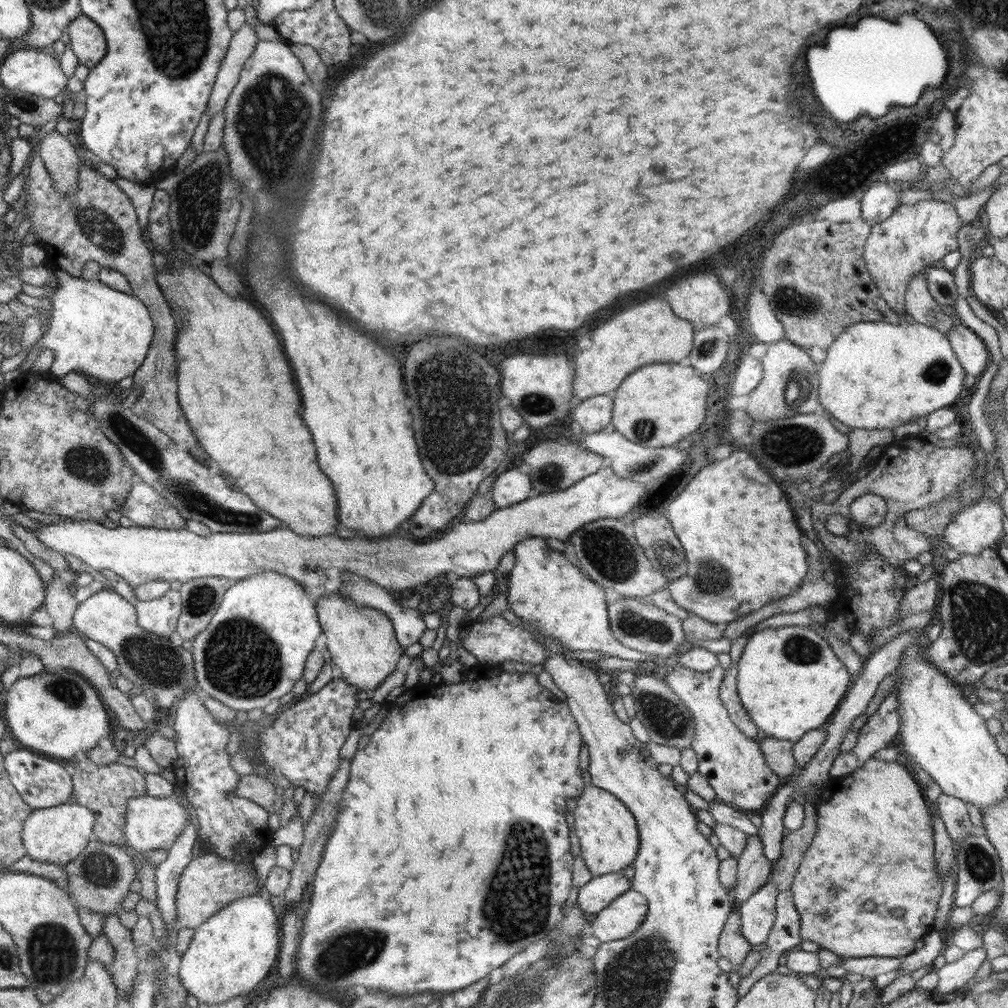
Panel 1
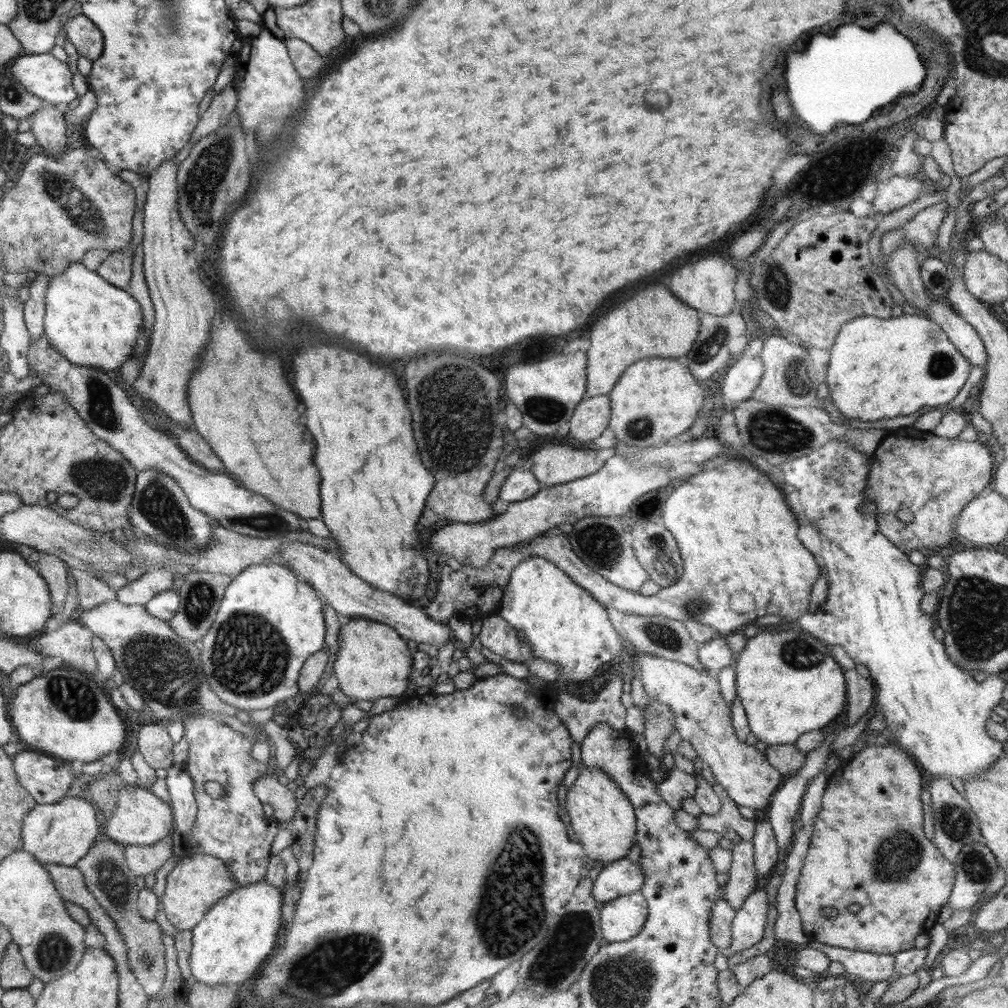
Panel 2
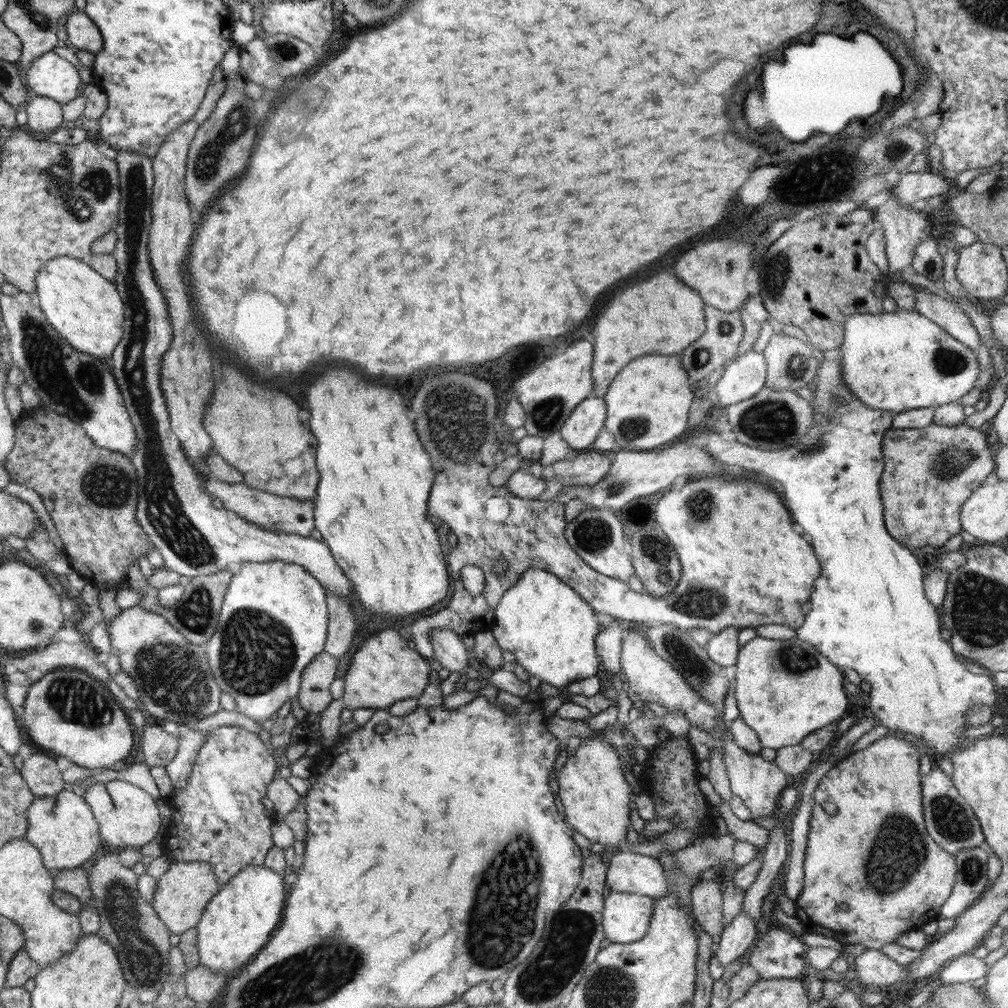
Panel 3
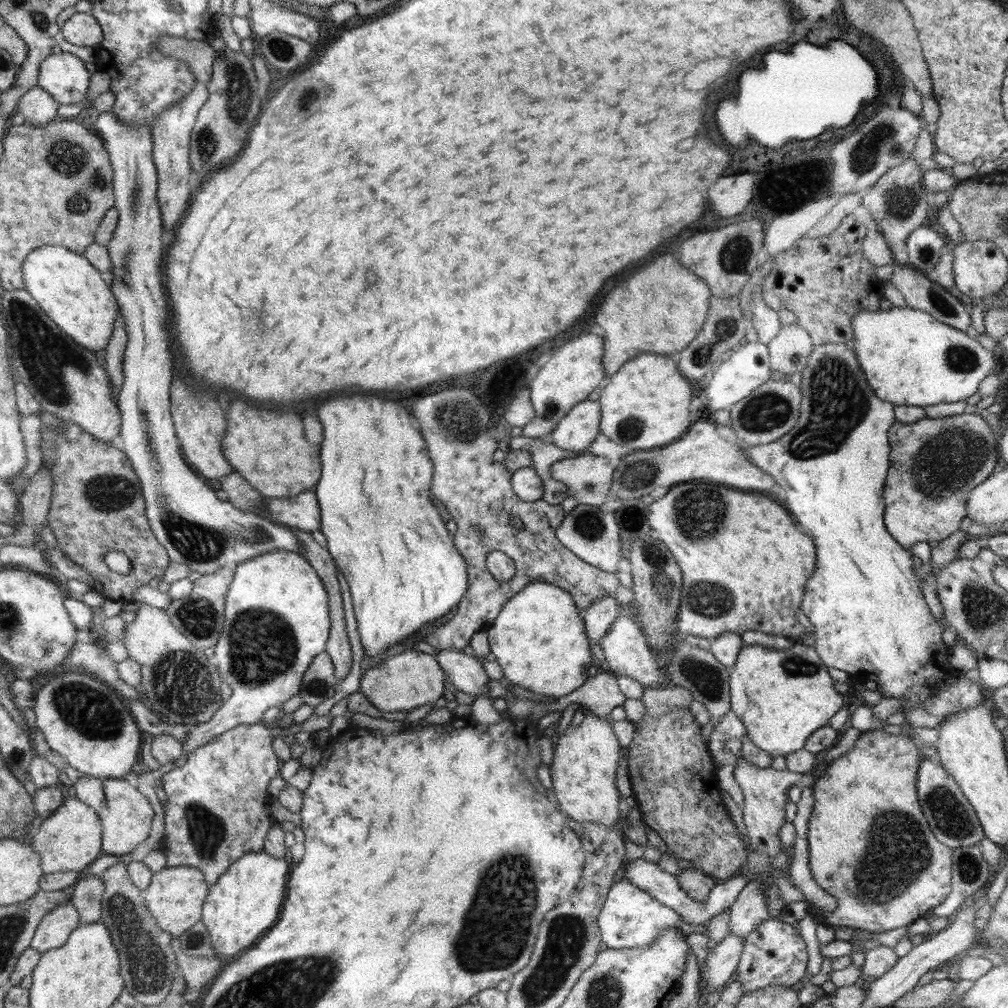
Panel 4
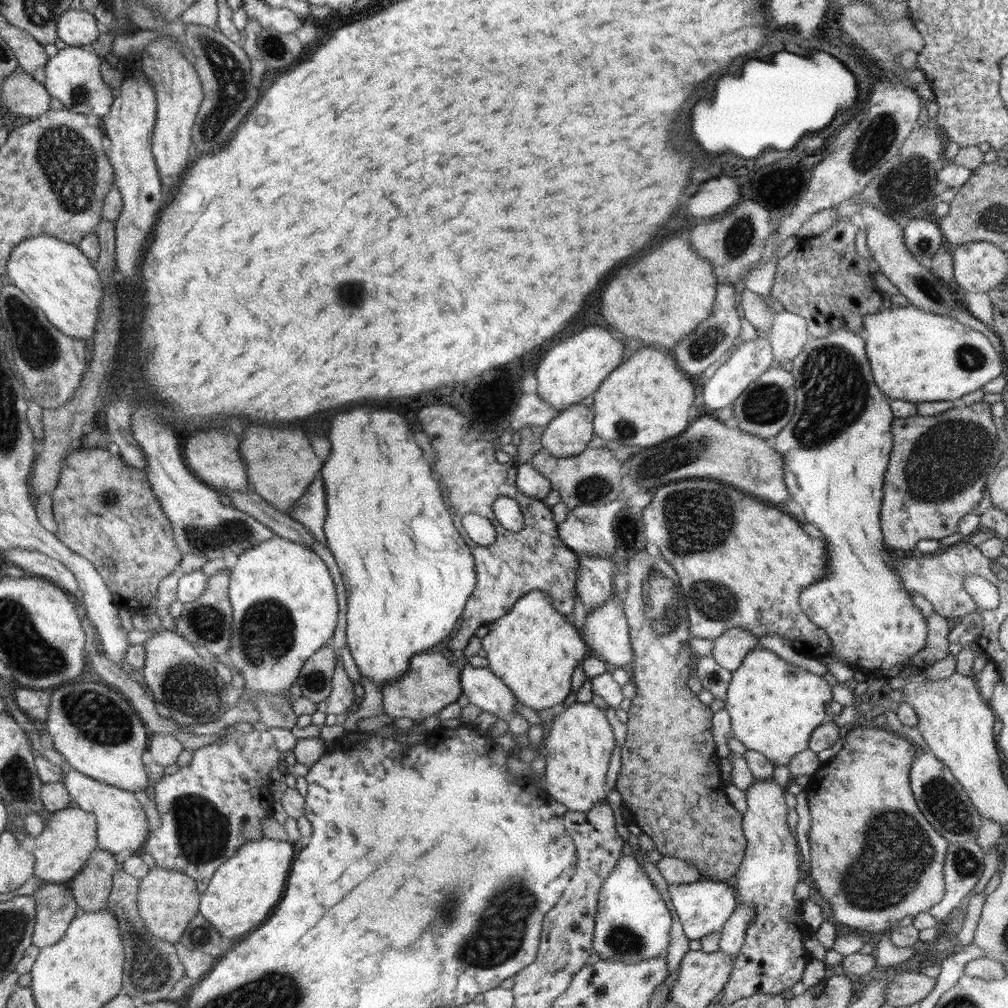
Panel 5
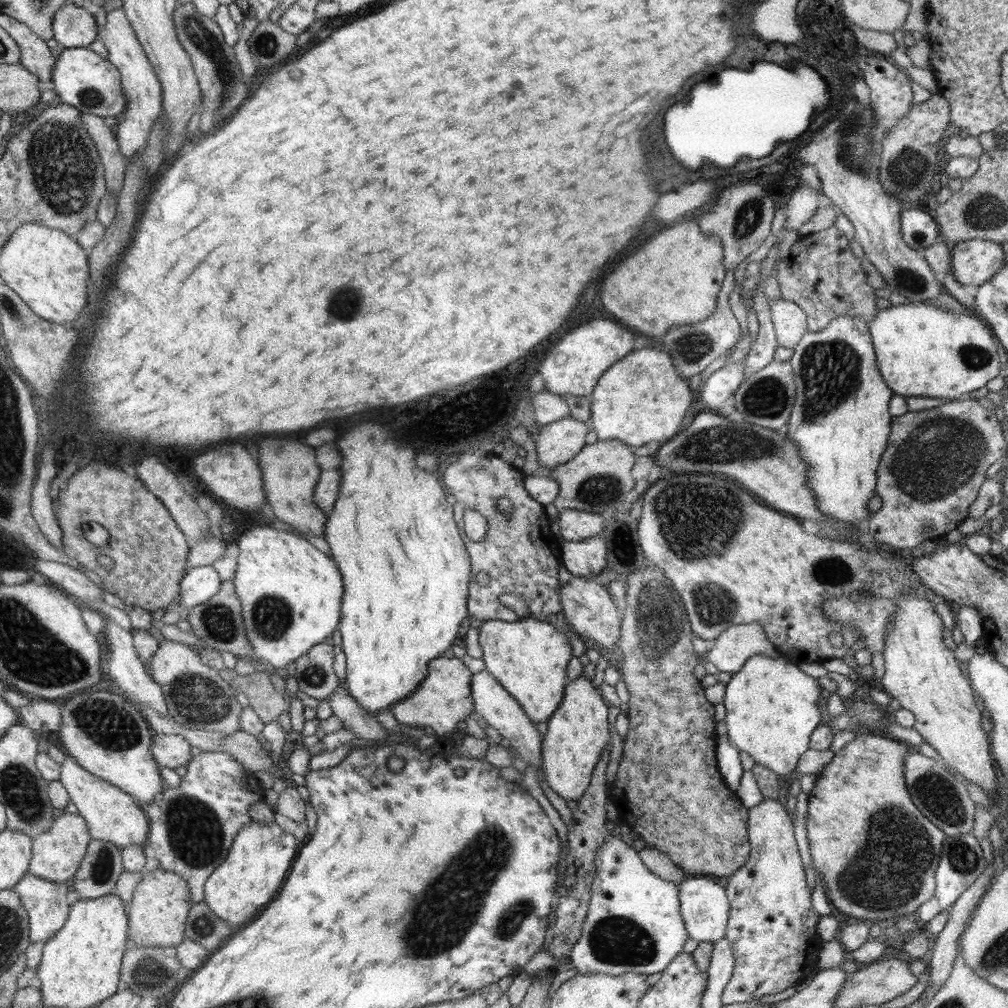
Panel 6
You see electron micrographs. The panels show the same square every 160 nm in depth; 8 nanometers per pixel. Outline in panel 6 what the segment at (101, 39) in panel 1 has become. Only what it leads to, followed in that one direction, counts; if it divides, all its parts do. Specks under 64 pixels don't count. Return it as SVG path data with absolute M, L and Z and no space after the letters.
M68 2L53 16L53 38L66 48L87 48L99 34L95 16L78 5Z

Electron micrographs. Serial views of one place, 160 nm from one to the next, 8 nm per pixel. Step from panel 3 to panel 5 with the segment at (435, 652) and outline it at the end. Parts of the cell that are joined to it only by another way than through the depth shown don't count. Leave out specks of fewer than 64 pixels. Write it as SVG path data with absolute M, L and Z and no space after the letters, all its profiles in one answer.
M468 662L459 674L459 685L464 696L474 706L506 720L510 733L523 741L531 724L522 715L514 713L514 705L518 700L503 680L500 680L488 667L478 668Z

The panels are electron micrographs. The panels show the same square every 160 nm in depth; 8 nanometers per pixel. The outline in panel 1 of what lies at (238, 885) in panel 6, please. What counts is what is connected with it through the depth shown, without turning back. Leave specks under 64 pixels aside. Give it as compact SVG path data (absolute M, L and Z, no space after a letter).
M255 893L234 900L198 925L179 966L179 979L187 994L195 996L201 1004L212 1005L252 992L279 958L280 924L276 922L278 918L270 901Z

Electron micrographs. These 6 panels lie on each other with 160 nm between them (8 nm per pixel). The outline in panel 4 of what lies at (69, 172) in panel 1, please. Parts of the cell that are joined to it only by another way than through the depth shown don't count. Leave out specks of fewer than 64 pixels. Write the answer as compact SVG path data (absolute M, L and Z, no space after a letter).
M36 85L20 97L18 112L24 116L27 124L43 126L58 117L59 105L57 100Z

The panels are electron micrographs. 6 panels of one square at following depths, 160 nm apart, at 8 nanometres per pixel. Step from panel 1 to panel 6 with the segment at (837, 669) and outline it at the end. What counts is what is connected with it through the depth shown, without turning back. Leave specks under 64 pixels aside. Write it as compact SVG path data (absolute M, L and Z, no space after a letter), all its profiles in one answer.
M752 655L725 685L722 703L730 742L756 764L778 776L790 776L796 771L800 756L809 750L814 729L823 720L818 702L819 680L804 673L788 658Z

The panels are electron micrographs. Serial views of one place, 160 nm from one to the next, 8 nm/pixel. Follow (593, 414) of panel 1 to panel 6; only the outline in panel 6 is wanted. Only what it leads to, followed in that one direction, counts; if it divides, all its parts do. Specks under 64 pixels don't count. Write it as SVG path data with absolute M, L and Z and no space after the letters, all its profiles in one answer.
M566 417L543 425L535 435L538 460L544 468L554 468L564 464L586 445L589 423Z

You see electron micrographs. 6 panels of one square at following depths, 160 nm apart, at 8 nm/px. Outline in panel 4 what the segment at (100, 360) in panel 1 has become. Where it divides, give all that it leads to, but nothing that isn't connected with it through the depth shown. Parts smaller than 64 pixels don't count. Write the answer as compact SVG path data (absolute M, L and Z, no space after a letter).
M42 246L28 253L20 270L25 289L62 332L82 348L94 352L106 348L118 315L117 300L98 270L84 256L65 247Z

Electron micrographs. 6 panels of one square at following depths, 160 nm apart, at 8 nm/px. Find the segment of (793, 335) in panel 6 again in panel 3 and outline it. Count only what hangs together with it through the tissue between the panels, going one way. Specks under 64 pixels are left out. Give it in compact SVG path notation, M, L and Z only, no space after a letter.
M776 331L762 354L767 364L765 388L797 393L817 376L820 363L812 348L798 338L788 338Z

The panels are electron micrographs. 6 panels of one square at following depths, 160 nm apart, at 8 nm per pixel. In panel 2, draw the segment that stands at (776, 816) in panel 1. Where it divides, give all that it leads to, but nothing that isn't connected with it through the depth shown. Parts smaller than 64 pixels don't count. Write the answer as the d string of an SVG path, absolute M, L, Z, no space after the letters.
M765 813L756 818L755 831L751 843L754 847L754 872L763 884L776 869L779 854L772 825Z

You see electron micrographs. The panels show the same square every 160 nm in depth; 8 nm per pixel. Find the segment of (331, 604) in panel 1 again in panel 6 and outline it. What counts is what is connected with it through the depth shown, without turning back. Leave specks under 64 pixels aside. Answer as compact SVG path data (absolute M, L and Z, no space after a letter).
M438 657L430 660L426 678L410 693L410 696L389 706L398 723L412 728L430 727L438 736L447 737L458 729L460 720L466 720L474 710L471 695L471 676L461 658Z

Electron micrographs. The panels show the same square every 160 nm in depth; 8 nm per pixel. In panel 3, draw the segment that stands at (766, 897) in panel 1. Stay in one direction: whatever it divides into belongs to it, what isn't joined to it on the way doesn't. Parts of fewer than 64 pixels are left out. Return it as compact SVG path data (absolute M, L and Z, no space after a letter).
M738 913L724 928L717 941L719 948L714 956L726 968L740 957L746 957L758 938L757 922L746 913Z

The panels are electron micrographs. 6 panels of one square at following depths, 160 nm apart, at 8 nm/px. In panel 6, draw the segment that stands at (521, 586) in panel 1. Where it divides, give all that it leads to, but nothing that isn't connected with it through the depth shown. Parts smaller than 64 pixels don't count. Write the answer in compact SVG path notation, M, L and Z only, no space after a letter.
M514 593L501 596L501 603L511 608L519 619L515 621L486 620L480 626L479 644L486 670L521 704L534 724L546 722L562 702L568 683L566 668L573 655L568 636L547 621L529 615L524 599Z

